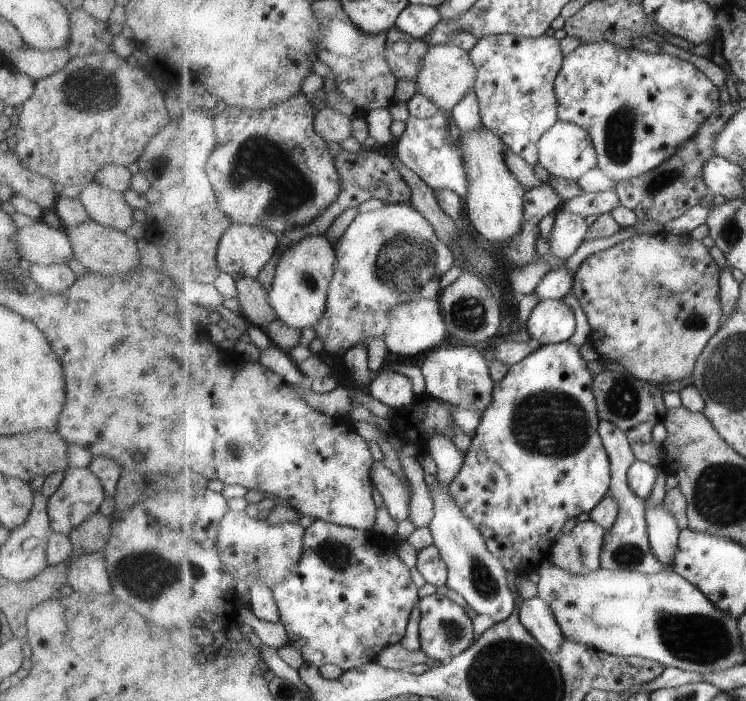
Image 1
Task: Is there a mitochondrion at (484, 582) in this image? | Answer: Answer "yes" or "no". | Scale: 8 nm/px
yes

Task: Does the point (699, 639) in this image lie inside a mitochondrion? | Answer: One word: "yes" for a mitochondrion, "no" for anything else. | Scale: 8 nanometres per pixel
yes

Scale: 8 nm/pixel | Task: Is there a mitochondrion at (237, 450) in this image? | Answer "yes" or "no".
yes

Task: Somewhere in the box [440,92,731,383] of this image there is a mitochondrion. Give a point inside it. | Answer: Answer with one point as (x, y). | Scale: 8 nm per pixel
(621, 128)

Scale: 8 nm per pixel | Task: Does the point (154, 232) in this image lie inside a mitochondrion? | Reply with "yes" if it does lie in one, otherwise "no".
no

